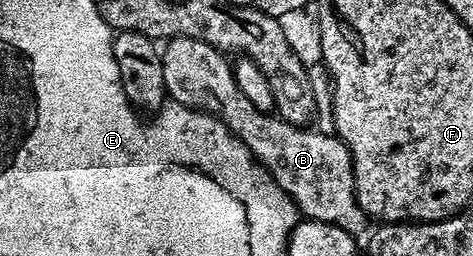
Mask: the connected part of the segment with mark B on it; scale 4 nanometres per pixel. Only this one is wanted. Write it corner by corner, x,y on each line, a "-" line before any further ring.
172,37
165,45
161,50
164,87
177,104
200,109
224,122
246,144
250,154
270,172
271,179
293,199
303,218
328,222
349,233
361,234
360,231
368,224
368,218
358,207
354,197
354,166
351,163
351,153
344,142
335,134
313,133
313,128
293,125
274,113
256,111
256,107
252,107
251,101
245,97
244,91
240,91
231,62
222,50
214,49
208,43
191,37

